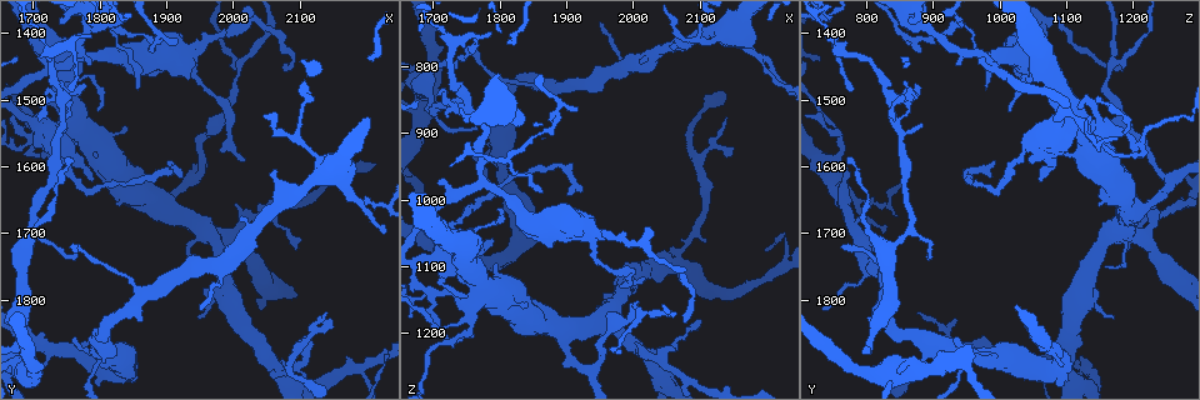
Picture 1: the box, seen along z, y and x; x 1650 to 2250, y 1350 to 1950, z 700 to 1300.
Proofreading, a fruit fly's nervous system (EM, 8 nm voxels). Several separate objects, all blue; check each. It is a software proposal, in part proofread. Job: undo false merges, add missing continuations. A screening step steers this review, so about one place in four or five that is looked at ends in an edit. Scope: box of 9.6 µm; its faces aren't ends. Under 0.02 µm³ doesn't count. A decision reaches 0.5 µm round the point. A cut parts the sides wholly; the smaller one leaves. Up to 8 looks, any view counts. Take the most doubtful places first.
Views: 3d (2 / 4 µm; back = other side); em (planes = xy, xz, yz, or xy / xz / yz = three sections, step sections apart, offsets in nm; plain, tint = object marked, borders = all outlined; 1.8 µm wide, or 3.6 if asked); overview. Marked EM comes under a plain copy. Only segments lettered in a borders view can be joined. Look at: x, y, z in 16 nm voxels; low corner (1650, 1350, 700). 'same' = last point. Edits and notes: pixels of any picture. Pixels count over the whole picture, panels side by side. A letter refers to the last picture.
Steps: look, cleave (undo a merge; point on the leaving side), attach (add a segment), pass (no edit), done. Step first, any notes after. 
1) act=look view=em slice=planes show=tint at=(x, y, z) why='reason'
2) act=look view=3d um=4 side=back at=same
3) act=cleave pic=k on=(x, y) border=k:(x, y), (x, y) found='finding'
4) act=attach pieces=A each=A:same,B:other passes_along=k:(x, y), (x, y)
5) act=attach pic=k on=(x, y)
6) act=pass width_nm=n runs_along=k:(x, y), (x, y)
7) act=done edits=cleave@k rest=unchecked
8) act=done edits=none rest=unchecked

act=look view=em um=3.6 slice=planes show=borders at=(1890, 1400, 855) why='abrupt turn'

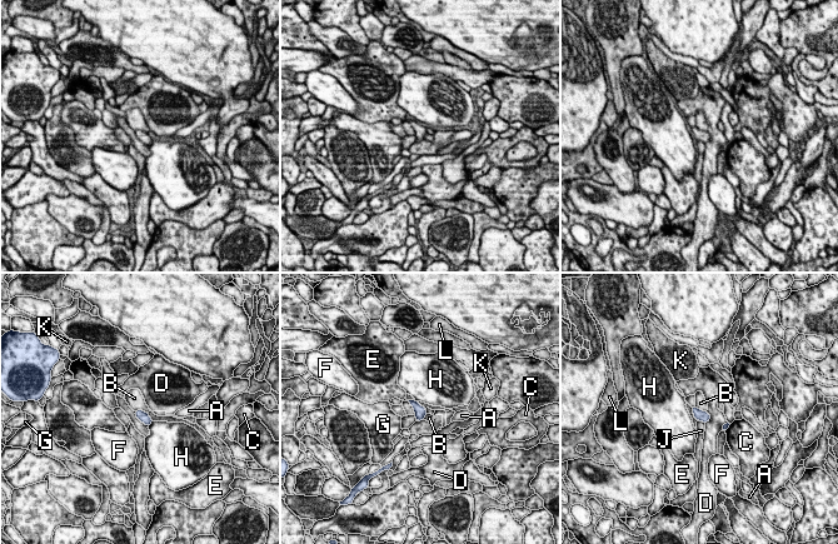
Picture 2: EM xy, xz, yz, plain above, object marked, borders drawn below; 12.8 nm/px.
act=pass each=A:other,B:other,C:other,D:other,E:other,F:other,G:other,H:other,J:other,K:other,L:other found='one neuron here'

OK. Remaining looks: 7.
act=look view=3d um=4 at=(1700, 1560, 1140) why='thick turns thin'

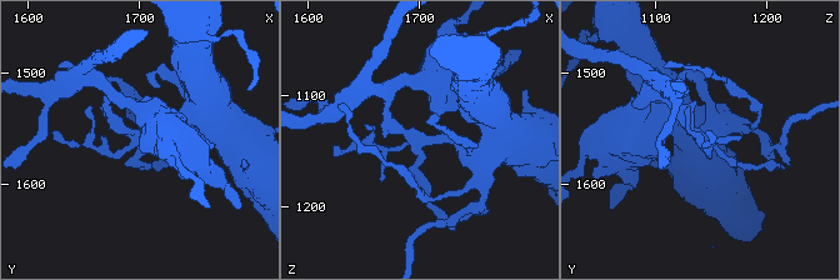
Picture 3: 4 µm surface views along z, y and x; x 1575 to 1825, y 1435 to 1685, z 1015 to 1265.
act=look view=em slice=planes show=borders at=same why='now the EM'

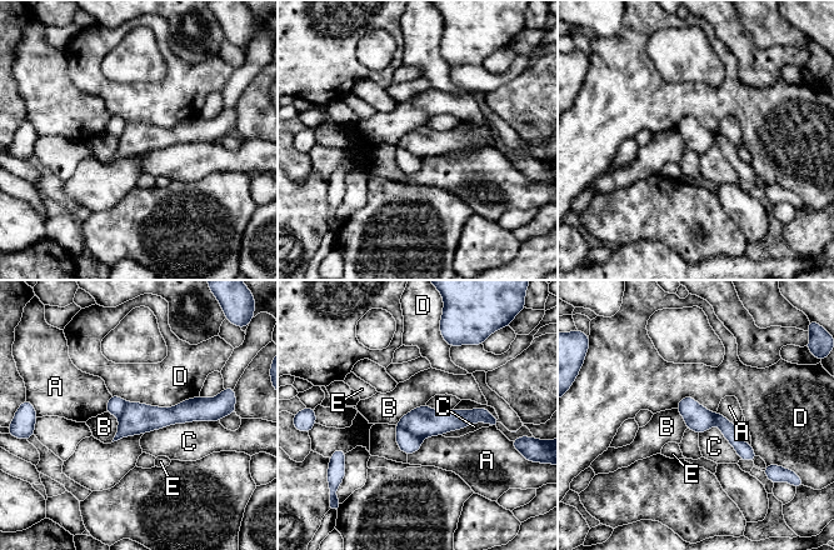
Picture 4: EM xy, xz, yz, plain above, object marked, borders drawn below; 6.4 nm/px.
act=cleave pic=4 on=(408, 443) width_nm=160 each=A:other,B:other,C:other,D:other,E:other border=4:(396, 424), (422, 439) found='two neurons meet here'

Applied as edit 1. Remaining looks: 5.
act=look view=3d um=2 at=(1720, 1900, 1090) why='branch stops here'

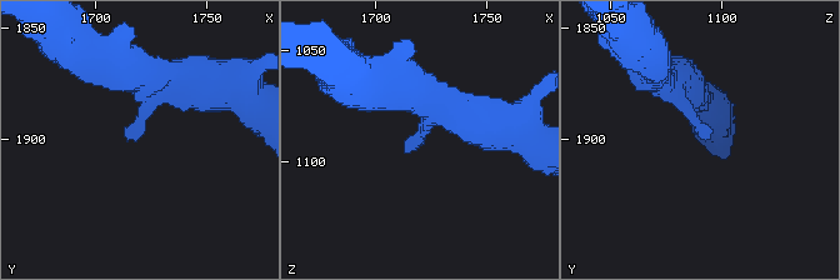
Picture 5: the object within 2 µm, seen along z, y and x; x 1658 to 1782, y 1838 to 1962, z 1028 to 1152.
act=look view=em slice=planes show=tint at=(1714, 1900, 1092) why='need the tissue'

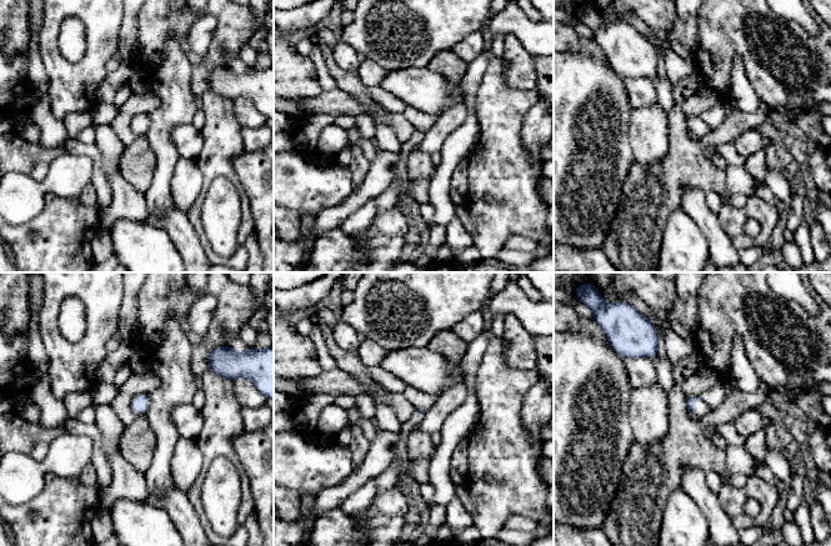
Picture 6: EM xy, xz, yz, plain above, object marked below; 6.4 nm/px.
act=look view=em slice=planes show=borders at=same

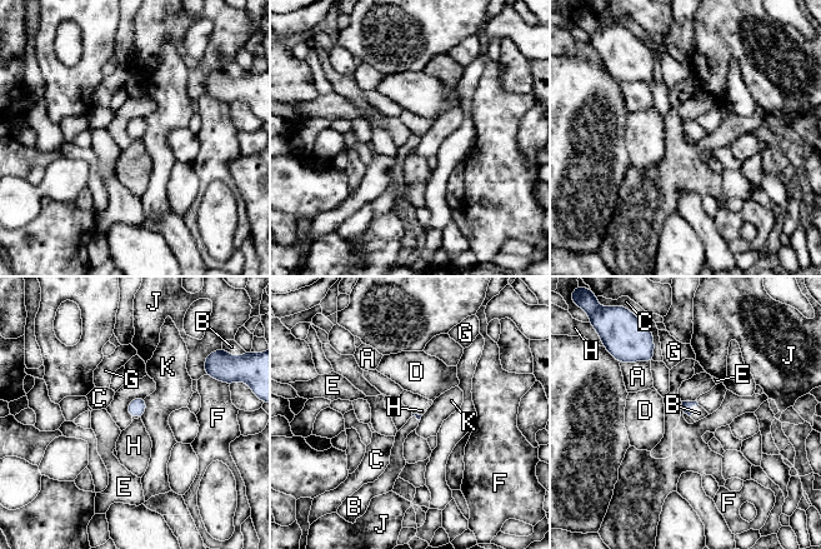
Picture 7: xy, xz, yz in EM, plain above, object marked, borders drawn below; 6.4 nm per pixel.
act=pass longest_contact=A:180nm each=A:other,B:other,C:other,D:other,E:other,F:other,G:other,H:other,J:other,K:other found='none of them fits'

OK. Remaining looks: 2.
act=done edits=cleave@4 rest=unchecked

